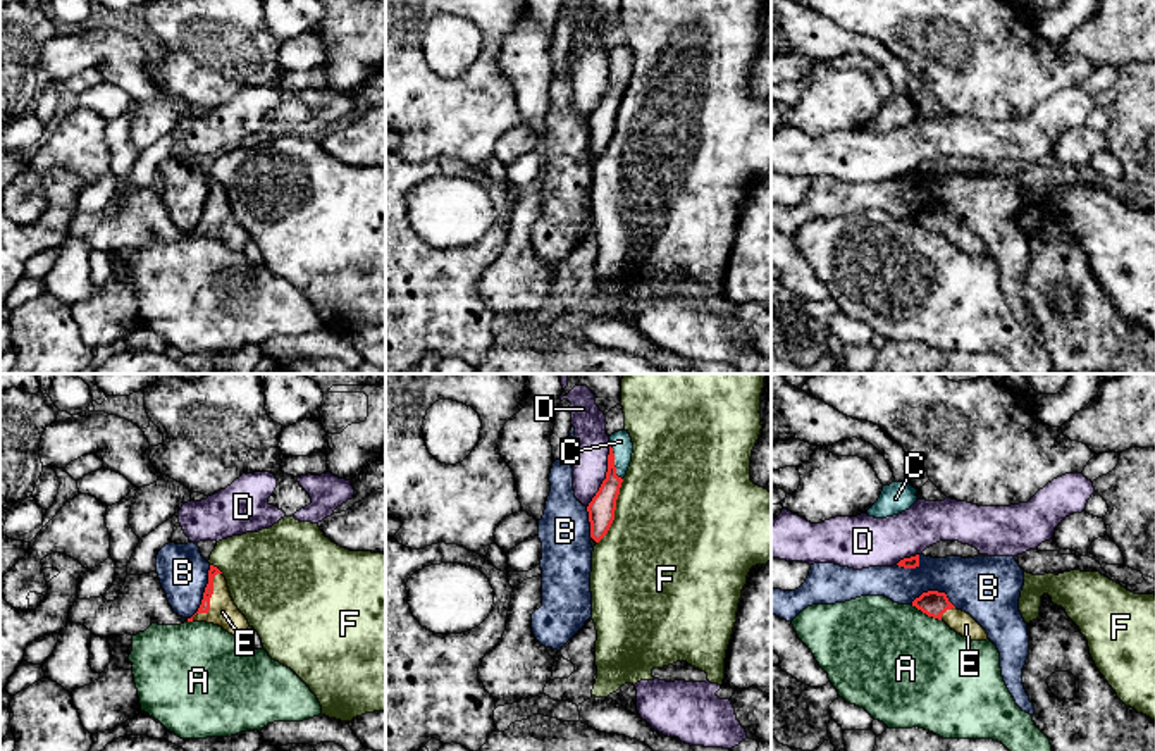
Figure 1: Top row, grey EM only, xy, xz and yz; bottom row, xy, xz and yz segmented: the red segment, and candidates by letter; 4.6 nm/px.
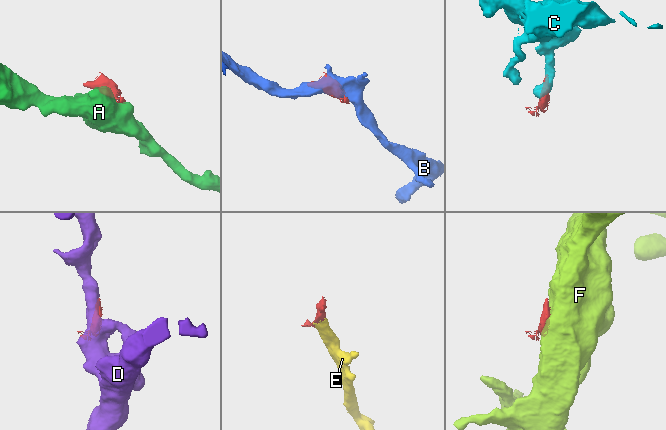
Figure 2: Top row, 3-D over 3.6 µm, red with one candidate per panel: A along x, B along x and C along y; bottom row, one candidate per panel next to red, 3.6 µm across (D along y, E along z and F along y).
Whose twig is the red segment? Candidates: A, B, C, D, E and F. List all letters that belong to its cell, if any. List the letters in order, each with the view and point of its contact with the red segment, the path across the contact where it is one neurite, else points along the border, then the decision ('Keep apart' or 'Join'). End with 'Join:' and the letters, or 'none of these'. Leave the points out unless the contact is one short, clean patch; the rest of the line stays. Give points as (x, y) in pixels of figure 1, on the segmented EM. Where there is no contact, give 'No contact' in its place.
A: Touches red at yz (926, 614). Keep apart
B: Touches red at xy (203, 593). Keep apart
C: Touches red at xz (613, 462). Path across: xz (601, 510), (613, 481), (613, 462), (620, 455), (620, 441). Join
D: Touches red at xz (606, 477). Boundary: xz (610, 446), (605, 479), (587, 507). Keep apart
E: Touches red at xy (209, 600). Path across: xy (205, 603), (209, 600), (222, 612). Join
F: Touches red at xz (613, 512). Keep apart
Join: C, E

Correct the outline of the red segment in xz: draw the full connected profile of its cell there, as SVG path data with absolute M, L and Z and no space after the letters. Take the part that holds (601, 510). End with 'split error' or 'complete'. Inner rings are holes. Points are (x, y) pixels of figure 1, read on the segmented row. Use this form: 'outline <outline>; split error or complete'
outline M618 431L609 436L608 472L599 491L587 506L590 522L590 537L599 543L615 520L616 500L623 477L632 462L633 443L628 431Z; split error

